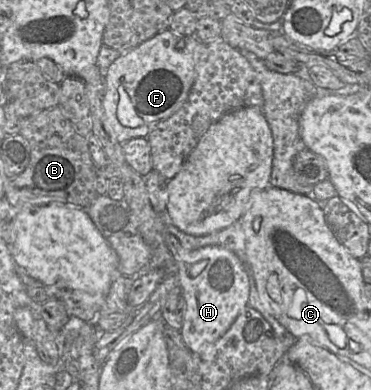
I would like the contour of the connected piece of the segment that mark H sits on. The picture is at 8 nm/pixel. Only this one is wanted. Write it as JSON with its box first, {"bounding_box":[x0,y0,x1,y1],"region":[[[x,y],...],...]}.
{"bounding_box":[163,218,249,356],"region":[[[164,218],[163,239],[176,263],[178,284],[185,299],[180,333],[187,348],[200,356],[230,328],[242,309],[248,305],[249,276],[243,262],[232,251],[215,245],[185,249],[175,235],[167,231],[166,224]]]}

